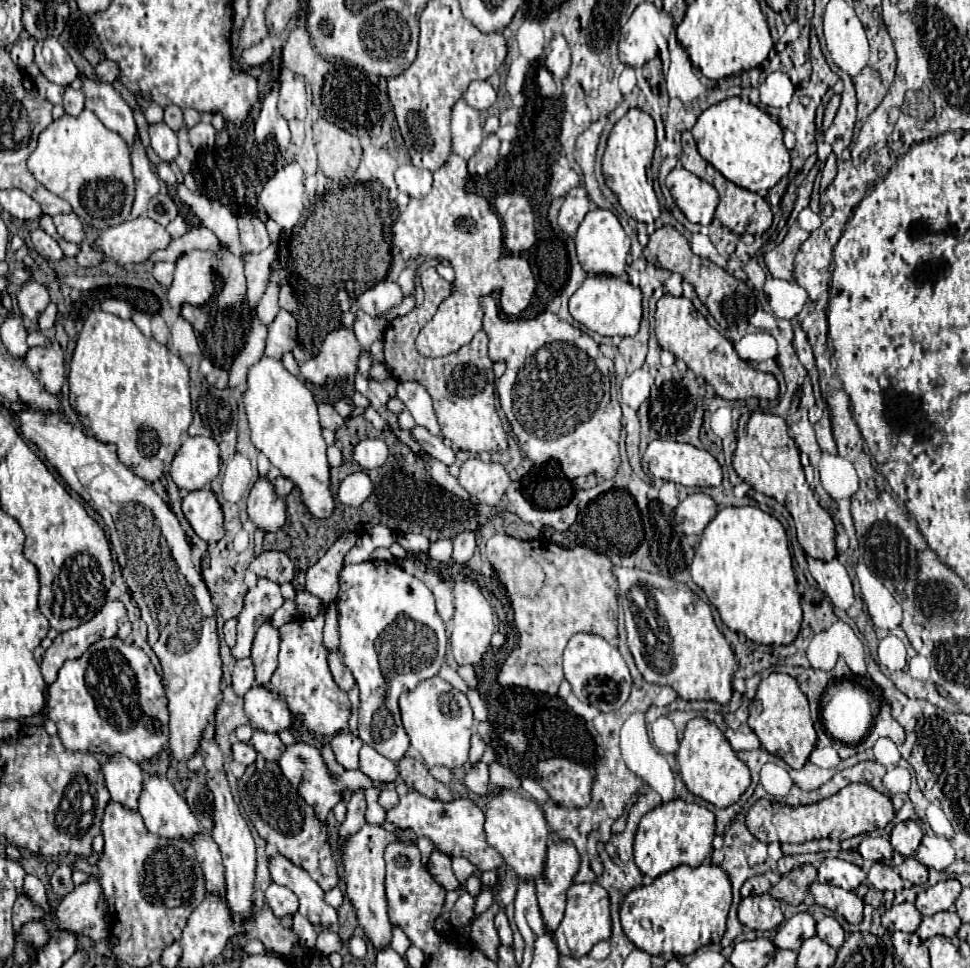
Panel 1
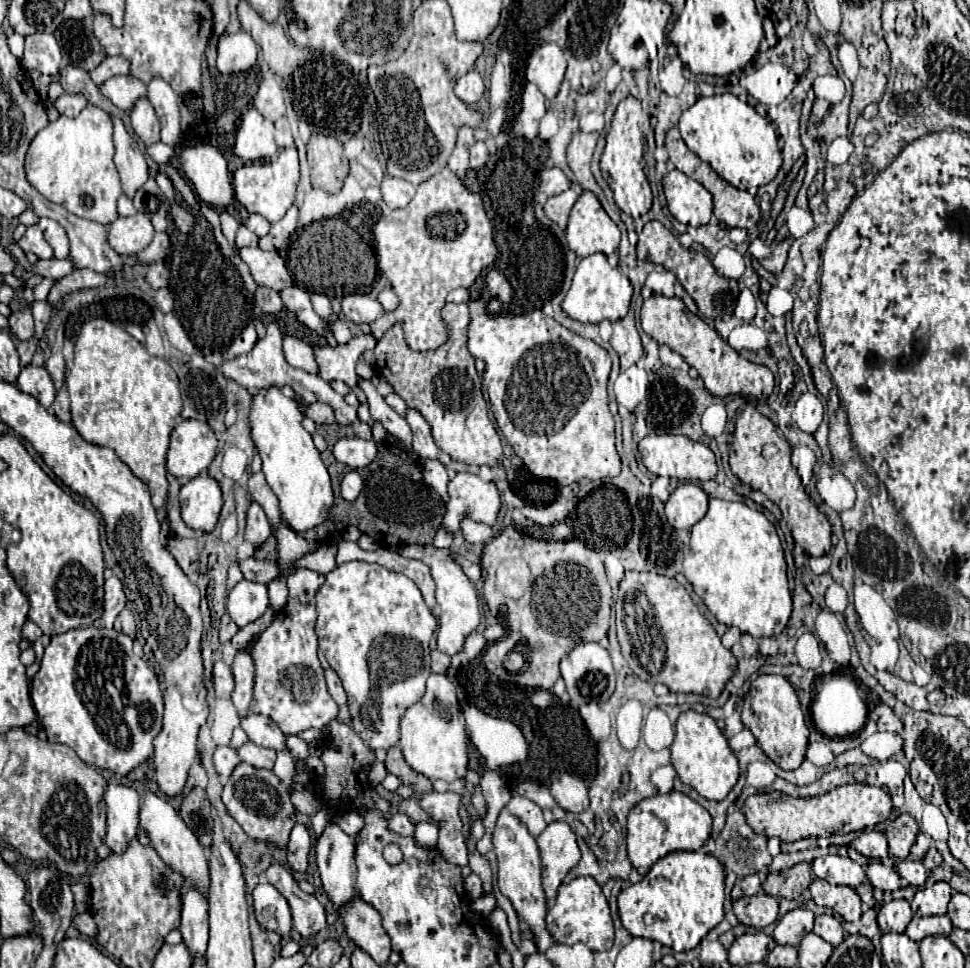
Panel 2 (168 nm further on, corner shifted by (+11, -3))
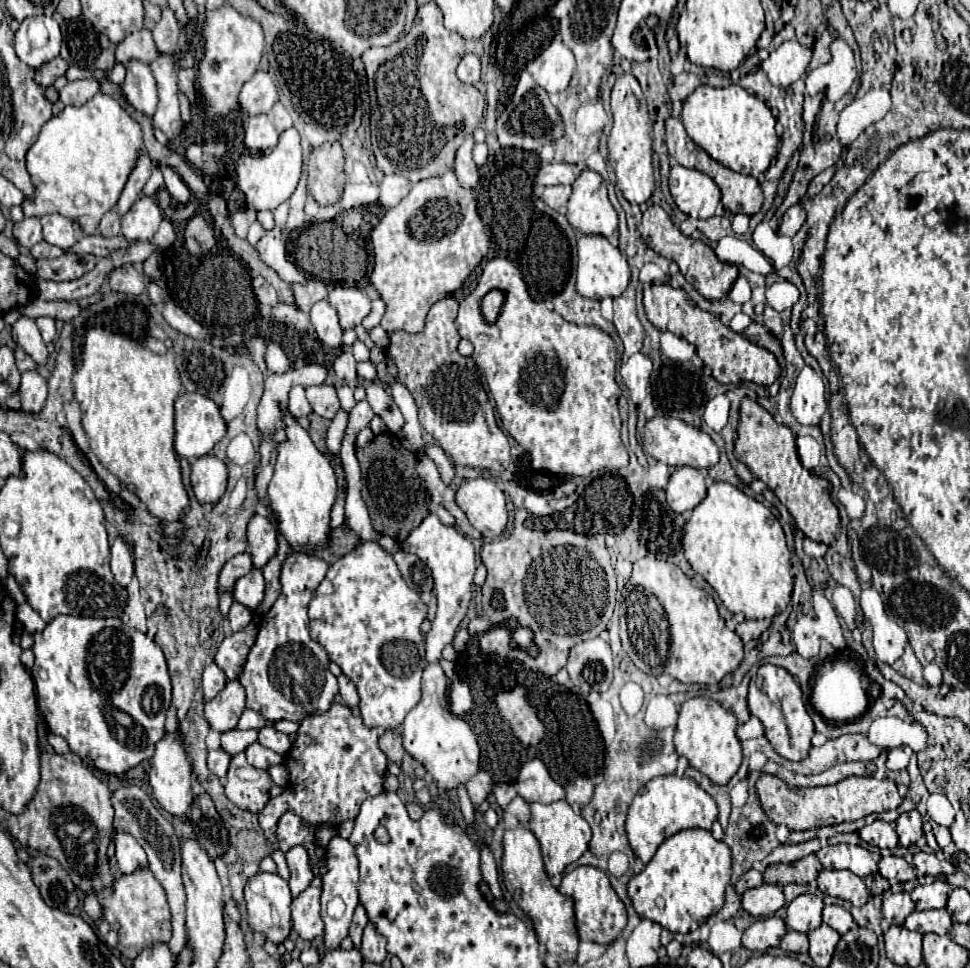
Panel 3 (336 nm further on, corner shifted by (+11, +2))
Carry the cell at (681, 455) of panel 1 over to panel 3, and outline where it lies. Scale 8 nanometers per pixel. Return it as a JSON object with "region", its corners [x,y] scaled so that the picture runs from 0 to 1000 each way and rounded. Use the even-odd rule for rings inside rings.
{"region":[[[695,431],[670,433],[662,443],[662,460],[670,472],[674,472],[676,476],[687,478],[691,482],[709,480],[709,482],[718,482],[718,485],[732,485],[740,478],[740,462],[732,454],[732,449],[728,449],[726,445],[715,443],[709,437],[695,433]]]}

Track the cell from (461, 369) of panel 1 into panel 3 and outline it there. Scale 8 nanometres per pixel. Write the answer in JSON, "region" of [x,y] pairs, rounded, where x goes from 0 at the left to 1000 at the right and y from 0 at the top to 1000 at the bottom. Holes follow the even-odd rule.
{"region":[[[460,307],[449,313],[441,327],[439,340],[431,346],[404,342],[400,369],[408,375],[410,394],[425,406],[435,441],[472,480],[520,487],[526,478],[526,458],[509,435],[509,423],[503,416],[501,404],[491,381],[482,379],[482,371],[472,365],[474,346],[470,342],[472,309]]]}

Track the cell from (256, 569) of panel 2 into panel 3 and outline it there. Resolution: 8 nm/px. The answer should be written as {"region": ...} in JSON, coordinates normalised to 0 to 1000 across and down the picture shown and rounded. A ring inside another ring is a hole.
{"region":[[[247,571],[243,575],[239,575],[231,586],[229,586],[229,592],[227,592],[227,598],[225,598],[225,608],[227,611],[239,611],[241,606],[241,600],[249,594],[254,594],[256,590],[260,590],[260,573],[256,571]]]}

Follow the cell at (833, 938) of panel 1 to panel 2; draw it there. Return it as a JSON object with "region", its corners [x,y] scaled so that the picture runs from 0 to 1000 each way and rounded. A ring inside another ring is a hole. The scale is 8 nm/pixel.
{"region":[[[845,944],[841,946],[841,955],[839,955],[839,965],[849,967],[849,971],[854,971],[858,977],[864,977],[870,971],[870,961],[868,955],[862,946],[858,944]]]}

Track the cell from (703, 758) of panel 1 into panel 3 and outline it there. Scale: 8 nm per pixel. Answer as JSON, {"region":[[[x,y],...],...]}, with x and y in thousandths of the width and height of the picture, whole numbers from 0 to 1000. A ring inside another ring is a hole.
{"region":[[[713,720],[703,726],[695,772],[701,782],[709,784],[711,792],[728,801],[736,811],[751,809],[765,788],[765,774],[759,761],[759,741],[755,739],[755,735],[748,735],[742,726],[730,720]]]}

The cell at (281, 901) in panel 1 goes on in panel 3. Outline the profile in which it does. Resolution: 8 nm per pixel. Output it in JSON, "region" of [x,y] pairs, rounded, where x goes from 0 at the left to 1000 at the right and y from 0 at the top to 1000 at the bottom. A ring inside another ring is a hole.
{"region":[[[264,902],[254,912],[252,929],[254,929],[254,939],[256,939],[256,951],[262,962],[270,962],[274,970],[282,974],[291,974],[299,966],[301,962],[301,949],[299,949],[301,925],[297,918],[297,910],[293,910],[285,902]]]}

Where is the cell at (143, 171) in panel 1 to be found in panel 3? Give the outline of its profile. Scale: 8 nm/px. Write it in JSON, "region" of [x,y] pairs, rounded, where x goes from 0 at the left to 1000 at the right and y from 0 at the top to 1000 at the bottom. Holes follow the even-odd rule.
{"region":[[[113,216],[113,218],[105,224],[105,228],[103,228],[103,232],[101,232],[101,239],[103,239],[103,243],[107,243],[107,245],[120,245],[120,243],[124,243],[124,222],[120,220],[120,216]]]}

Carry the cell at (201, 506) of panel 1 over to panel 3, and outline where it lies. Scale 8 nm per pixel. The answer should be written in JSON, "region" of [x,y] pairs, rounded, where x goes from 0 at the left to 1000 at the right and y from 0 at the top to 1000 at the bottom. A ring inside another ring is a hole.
{"region":[[[210,470],[202,474],[198,478],[196,499],[204,520],[223,522],[233,507],[233,493],[233,480],[225,472]]]}

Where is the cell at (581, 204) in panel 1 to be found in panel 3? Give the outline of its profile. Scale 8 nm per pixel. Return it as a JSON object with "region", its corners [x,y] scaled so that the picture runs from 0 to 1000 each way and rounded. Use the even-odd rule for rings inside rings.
{"region":[[[571,191],[571,193],[563,193],[559,199],[559,208],[569,214],[575,220],[584,220],[584,210],[588,206],[590,193],[588,191]]]}

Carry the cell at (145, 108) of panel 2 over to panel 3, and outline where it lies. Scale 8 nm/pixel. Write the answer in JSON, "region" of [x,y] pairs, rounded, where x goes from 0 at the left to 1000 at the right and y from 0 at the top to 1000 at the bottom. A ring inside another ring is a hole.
{"region":[[[134,63],[130,67],[130,84],[126,86],[126,94],[130,104],[146,119],[155,121],[161,117],[163,100],[161,100],[161,84],[151,65]]]}

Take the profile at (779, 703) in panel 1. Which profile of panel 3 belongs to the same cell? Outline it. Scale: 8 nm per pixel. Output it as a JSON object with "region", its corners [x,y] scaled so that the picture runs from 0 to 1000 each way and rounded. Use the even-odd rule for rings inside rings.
{"region":[[[784,687],[779,699],[773,704],[771,732],[788,749],[788,757],[798,776],[814,786],[827,786],[835,776],[835,763],[839,759],[839,747],[829,730],[825,708],[816,697],[800,687]]]}

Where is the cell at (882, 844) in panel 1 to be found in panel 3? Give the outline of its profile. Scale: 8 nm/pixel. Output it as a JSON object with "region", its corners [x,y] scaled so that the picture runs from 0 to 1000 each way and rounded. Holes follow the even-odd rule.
{"region":[[[901,848],[897,852],[891,852],[885,858],[885,863],[895,873],[901,873],[901,875],[907,875],[907,877],[922,877],[926,873],[926,863],[922,858],[922,852],[911,850],[911,848]]]}

